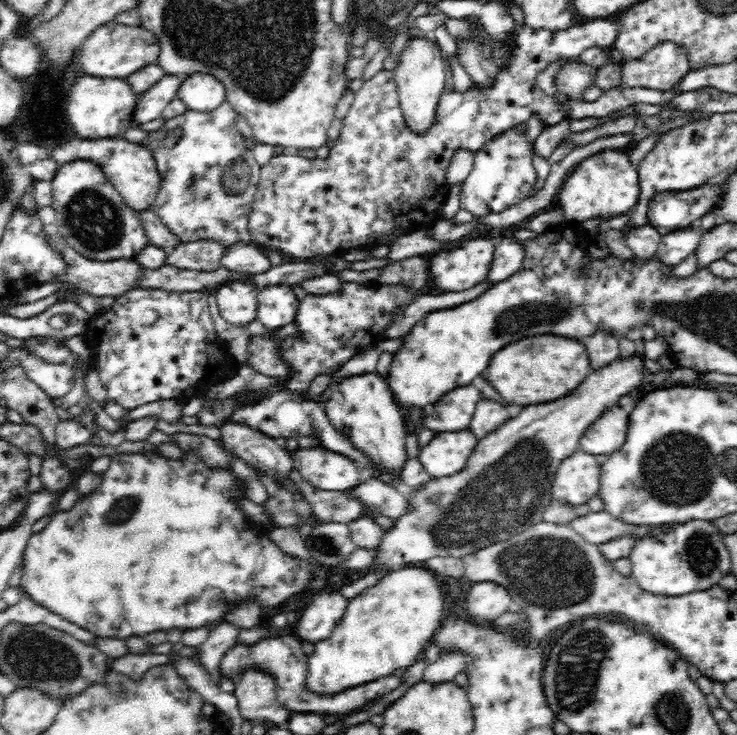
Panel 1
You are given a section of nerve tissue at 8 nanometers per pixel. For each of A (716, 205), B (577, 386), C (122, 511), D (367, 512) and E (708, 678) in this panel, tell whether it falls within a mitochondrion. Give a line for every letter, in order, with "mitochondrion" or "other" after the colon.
A: other
B: other
C: mitochondrion
D: other
E: other

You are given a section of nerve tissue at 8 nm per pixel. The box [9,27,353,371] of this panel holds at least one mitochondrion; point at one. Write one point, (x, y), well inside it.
(92, 218)

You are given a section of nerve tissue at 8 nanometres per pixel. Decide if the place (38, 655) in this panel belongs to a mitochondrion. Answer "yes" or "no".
yes

